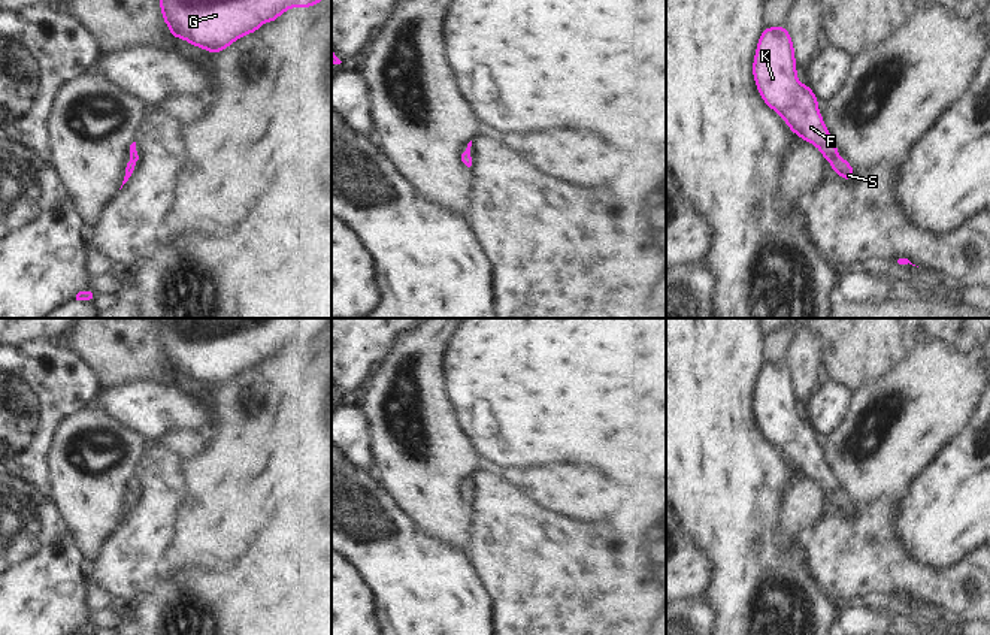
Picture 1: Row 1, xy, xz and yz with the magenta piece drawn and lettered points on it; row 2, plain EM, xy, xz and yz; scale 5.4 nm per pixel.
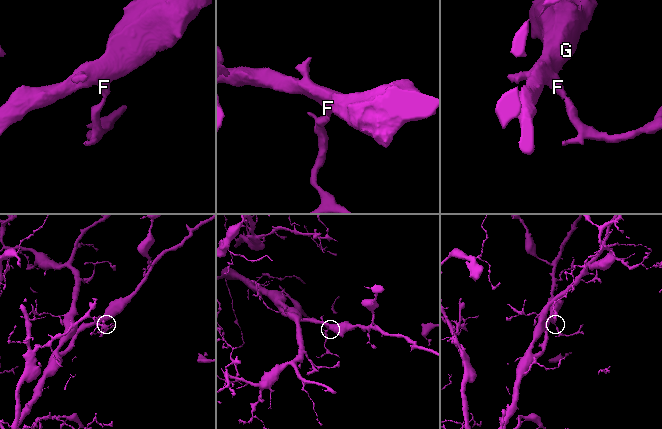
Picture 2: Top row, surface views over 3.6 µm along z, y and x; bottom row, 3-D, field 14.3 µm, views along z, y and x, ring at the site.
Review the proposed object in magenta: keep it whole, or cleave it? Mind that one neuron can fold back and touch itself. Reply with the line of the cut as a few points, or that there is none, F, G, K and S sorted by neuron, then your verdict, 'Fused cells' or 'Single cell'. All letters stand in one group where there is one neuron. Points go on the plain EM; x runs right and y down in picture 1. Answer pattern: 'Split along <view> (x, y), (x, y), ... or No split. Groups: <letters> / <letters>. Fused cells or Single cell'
No split. Groups: F G K S. Single cell

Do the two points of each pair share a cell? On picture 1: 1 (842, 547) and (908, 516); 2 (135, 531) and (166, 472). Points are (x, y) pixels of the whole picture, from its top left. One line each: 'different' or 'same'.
1: different
2: same

